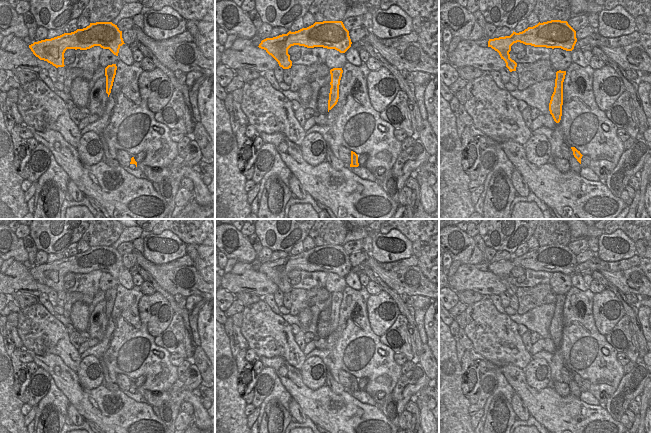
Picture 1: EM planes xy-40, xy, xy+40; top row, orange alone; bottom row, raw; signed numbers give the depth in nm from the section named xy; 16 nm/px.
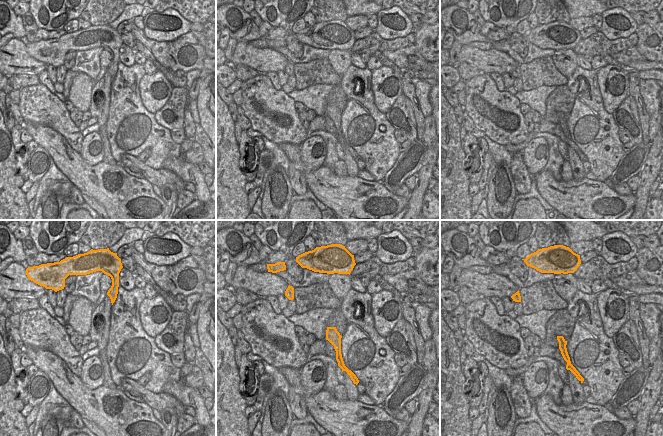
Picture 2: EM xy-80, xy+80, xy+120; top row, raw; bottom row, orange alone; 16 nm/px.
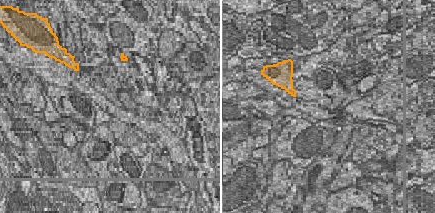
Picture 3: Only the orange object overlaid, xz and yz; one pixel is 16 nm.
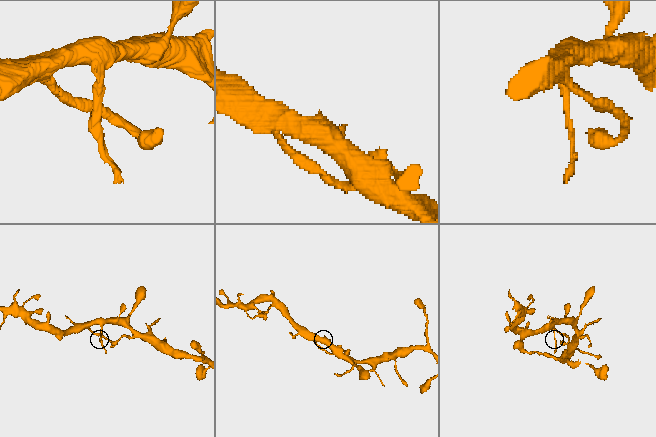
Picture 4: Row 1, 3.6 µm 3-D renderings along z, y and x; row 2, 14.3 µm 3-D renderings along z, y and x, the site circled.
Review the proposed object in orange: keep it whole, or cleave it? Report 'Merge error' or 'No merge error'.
No merge error.

